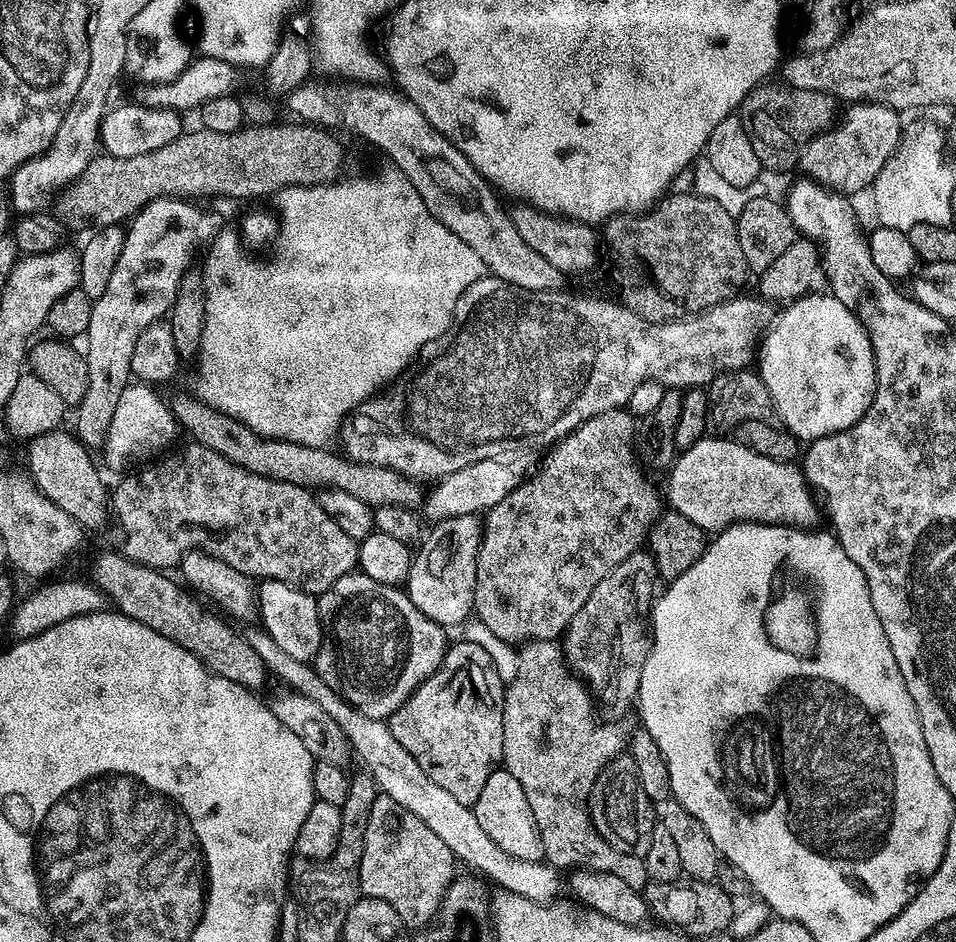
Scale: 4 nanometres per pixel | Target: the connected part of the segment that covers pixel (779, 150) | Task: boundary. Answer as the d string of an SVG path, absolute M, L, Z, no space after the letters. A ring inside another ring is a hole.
M765 82L744 99L738 115L754 154L758 154L761 169L788 172L800 163L804 148L815 136L825 135L836 120L838 101L829 92L798 90L783 82ZM828 128L828 129L827 129Z

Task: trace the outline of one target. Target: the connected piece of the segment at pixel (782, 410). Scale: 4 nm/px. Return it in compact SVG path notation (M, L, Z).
M830 294L816 295L791 301L785 307L788 309L773 319L758 348L758 375L766 390L770 390L779 423L800 442L811 442L854 426L866 414L876 393L876 359L862 322L838 298Z

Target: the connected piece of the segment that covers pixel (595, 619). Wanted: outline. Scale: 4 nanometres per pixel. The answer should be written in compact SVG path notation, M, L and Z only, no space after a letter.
M631 552L594 586L590 598L582 602L582 610L574 614L562 636L571 671L588 685L599 707L609 708L616 718L622 718L640 694L642 670L652 649L650 617L659 580L651 552Z

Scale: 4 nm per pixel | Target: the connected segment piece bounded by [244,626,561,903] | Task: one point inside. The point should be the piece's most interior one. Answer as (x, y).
(397, 775)

